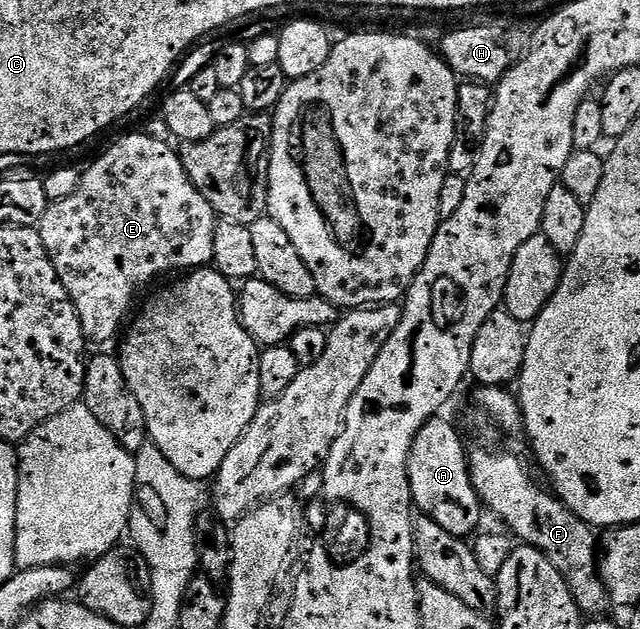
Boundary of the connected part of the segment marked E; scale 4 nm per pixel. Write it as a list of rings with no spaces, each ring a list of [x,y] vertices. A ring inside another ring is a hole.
[[[144,132],[126,135],[81,173],[74,196],[51,203],[46,216],[42,216],[38,227],[42,244],[78,312],[89,343],[108,342],[116,333],[119,335],[137,305],[136,294],[142,293],[155,278],[175,270],[191,272],[213,261],[218,215],[202,192],[194,188],[179,153],[171,148],[169,143],[151,139]]]

